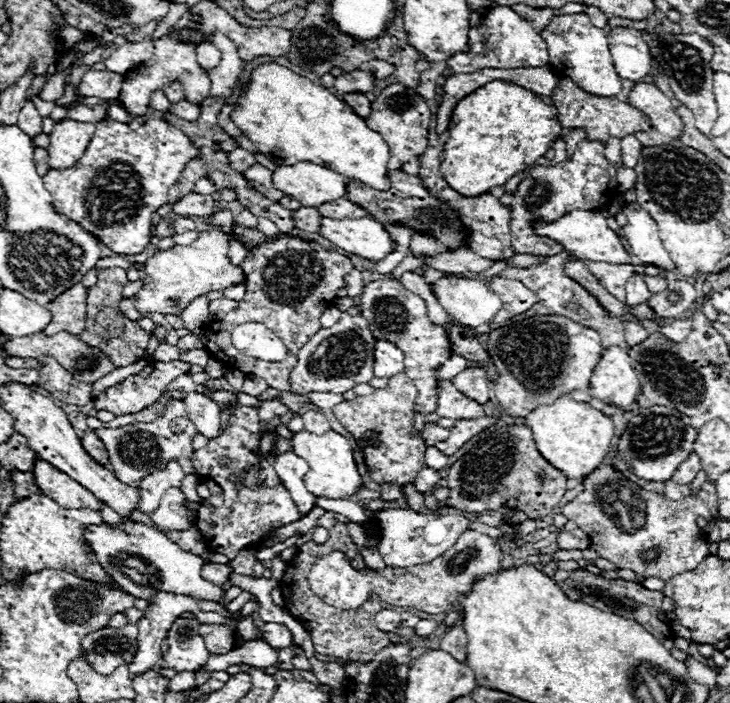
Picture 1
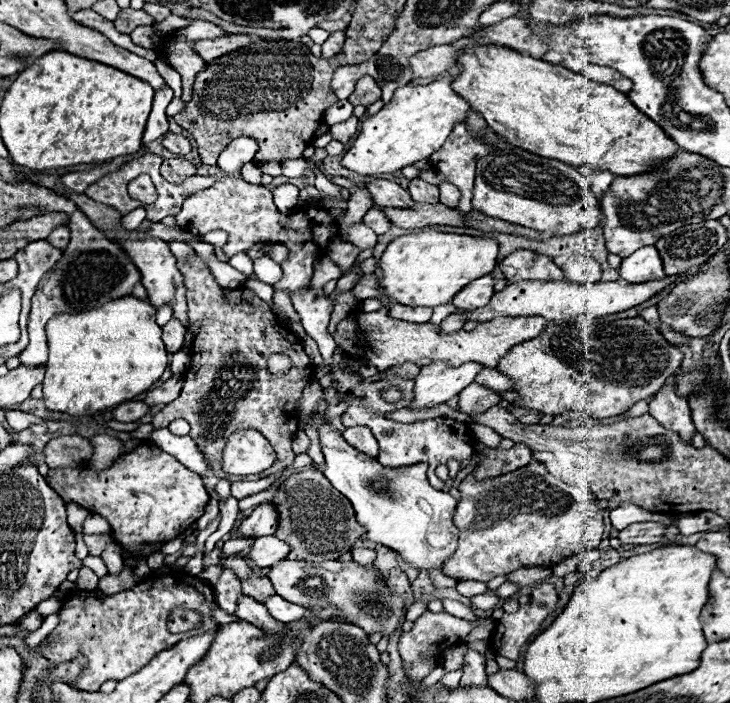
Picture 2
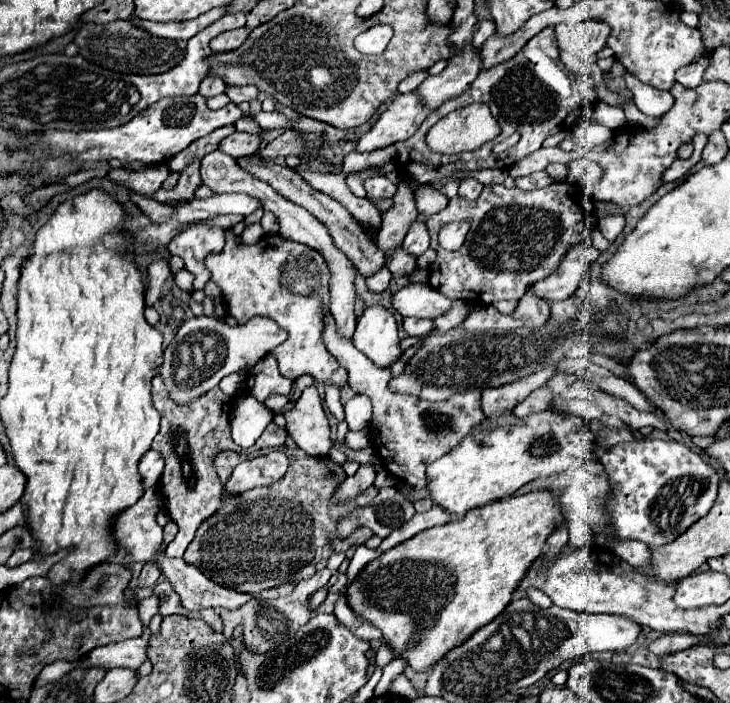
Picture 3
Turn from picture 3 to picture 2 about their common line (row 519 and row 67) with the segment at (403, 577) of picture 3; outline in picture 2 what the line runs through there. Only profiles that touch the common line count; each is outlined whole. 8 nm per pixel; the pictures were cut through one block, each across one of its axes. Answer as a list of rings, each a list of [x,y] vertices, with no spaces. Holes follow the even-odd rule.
[[[488,44],[468,48],[458,58],[460,72],[452,82],[454,90],[468,100],[468,104],[484,116],[488,126],[504,136],[510,144],[530,150],[538,156],[560,160],[568,166],[580,168],[588,166],[590,170],[608,170],[614,176],[636,176],[646,174],[674,158],[680,150],[666,132],[660,132],[658,124],[648,116],[642,116],[634,104],[630,104],[628,94],[610,88],[608,84],[598,84],[582,74],[570,72],[558,64],[550,64],[532,56],[522,56],[506,46]]]

